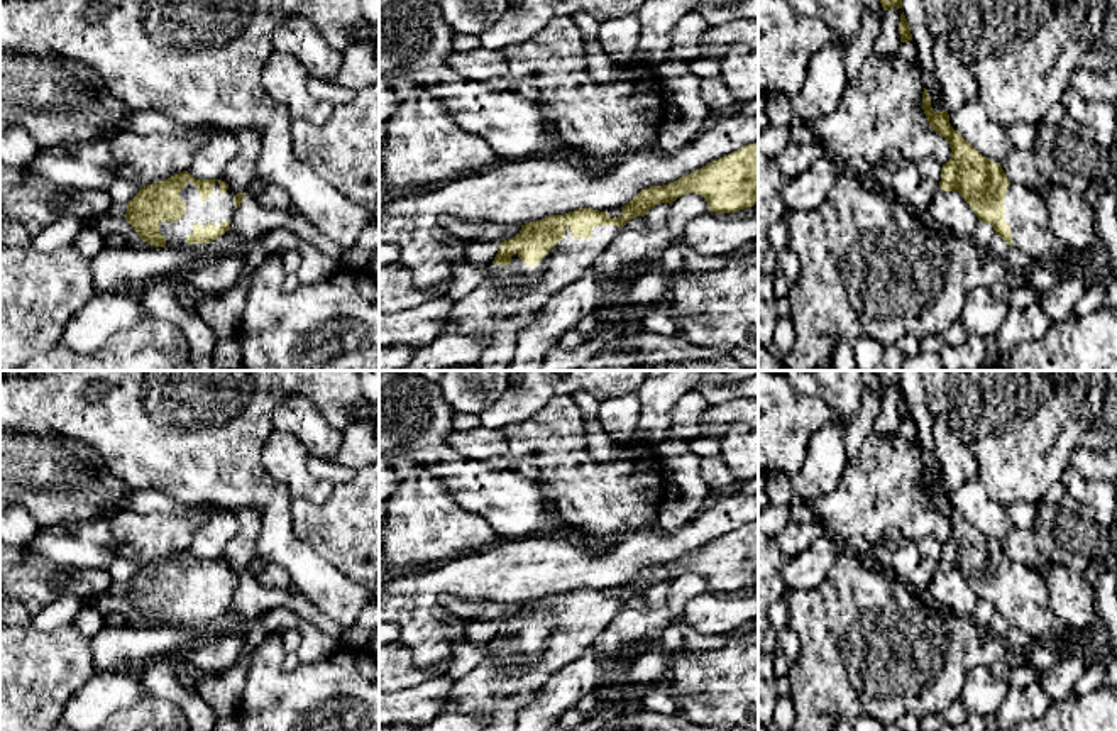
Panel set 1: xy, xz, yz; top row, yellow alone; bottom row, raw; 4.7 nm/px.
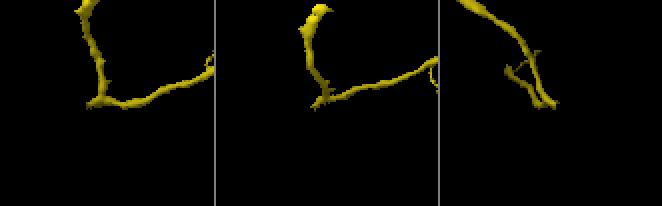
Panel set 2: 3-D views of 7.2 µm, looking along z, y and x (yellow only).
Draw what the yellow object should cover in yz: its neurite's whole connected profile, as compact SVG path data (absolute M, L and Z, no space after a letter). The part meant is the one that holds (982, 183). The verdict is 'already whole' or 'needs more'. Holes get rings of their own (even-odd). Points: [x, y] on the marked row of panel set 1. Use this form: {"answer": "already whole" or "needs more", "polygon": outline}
{"answer": "needs more", "polygon": "M926 88L922 110L933 130L951 147L951 159L941 168L939 188L960 193L980 222L992 225L1010 247L1026 252L1034 262L1065 266L1075 278L1085 278L1087 256L1054 237L1046 203L1037 191L1010 181L999 162L988 161L965 140L951 127L946 110L933 110Z"}

